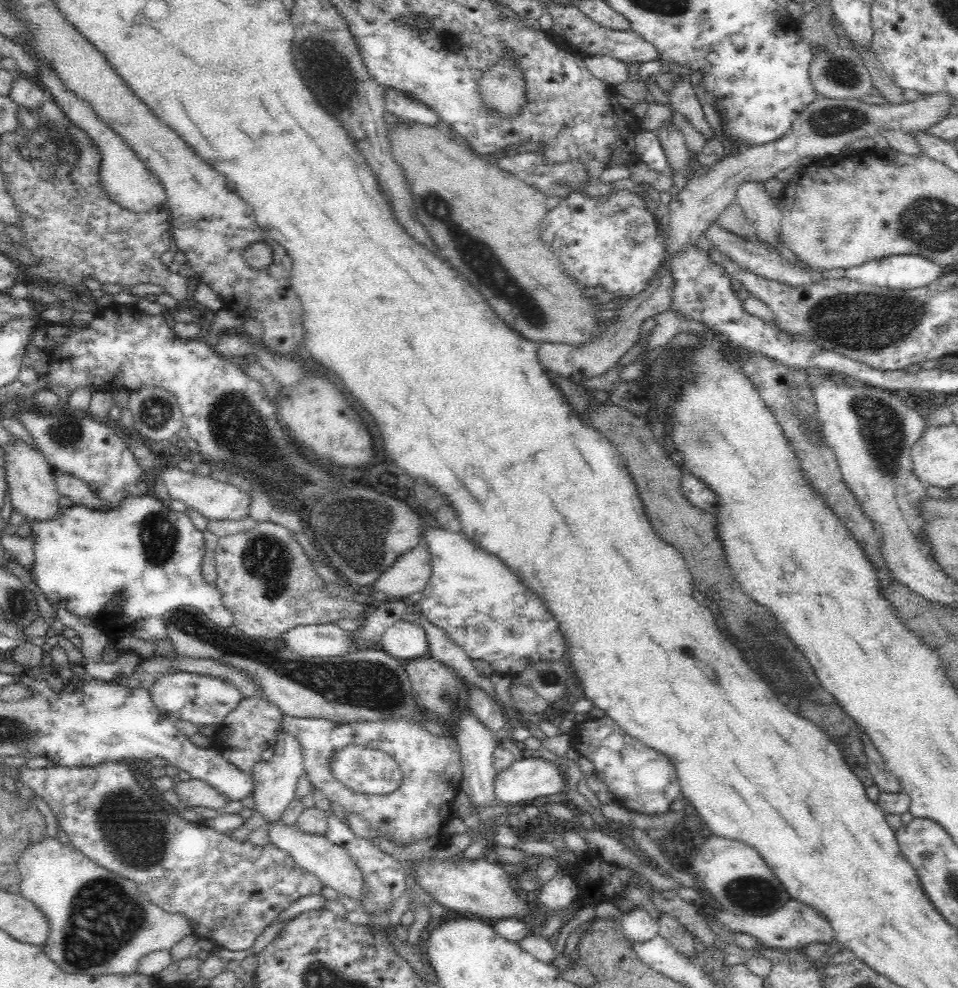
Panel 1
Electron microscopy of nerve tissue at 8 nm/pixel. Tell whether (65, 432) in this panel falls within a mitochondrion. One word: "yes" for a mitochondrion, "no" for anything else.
yes

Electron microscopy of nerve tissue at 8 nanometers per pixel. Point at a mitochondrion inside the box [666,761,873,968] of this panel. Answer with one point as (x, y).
(750, 894)

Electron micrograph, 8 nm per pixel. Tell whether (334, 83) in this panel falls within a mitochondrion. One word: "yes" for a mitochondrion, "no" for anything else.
yes

